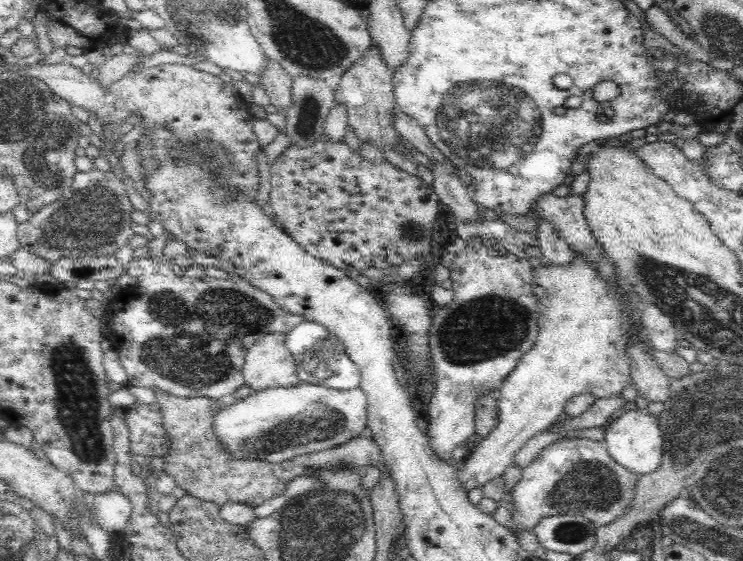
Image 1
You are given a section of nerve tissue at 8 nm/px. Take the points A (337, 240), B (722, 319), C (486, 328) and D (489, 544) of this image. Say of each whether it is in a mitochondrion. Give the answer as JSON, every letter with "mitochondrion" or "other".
{"A":"other","B":"mitochondrion","C":"mitochondrion","D":"other"}

